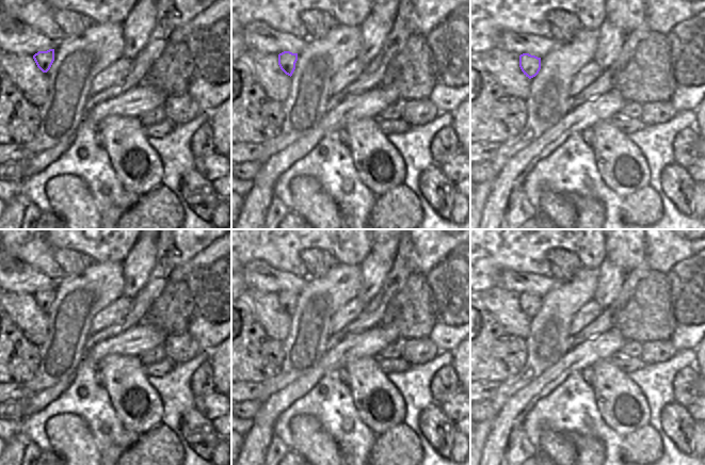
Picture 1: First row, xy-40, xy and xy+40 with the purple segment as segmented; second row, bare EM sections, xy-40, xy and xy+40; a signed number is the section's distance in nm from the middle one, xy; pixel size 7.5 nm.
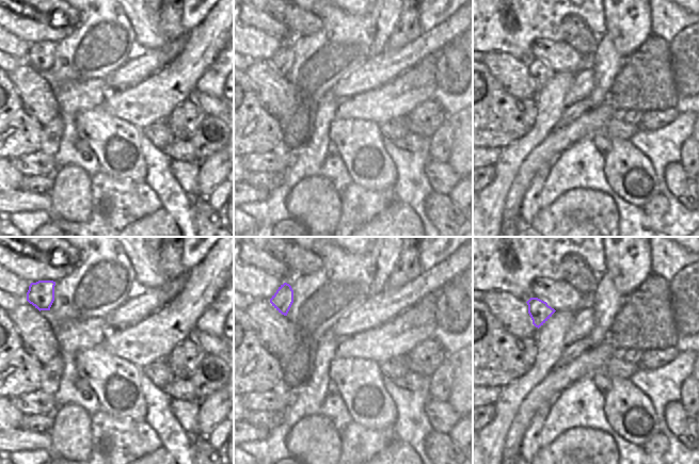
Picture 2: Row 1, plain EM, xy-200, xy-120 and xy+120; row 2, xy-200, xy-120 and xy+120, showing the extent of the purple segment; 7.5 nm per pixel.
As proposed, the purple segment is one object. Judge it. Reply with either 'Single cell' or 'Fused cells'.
Single cell

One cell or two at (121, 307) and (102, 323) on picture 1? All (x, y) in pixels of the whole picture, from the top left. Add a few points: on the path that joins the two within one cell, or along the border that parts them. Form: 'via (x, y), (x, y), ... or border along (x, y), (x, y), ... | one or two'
via (116, 310), (107, 319) | one

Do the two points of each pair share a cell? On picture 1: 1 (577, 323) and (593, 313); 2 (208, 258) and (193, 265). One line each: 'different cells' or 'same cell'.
1: same cell
2: same cell

